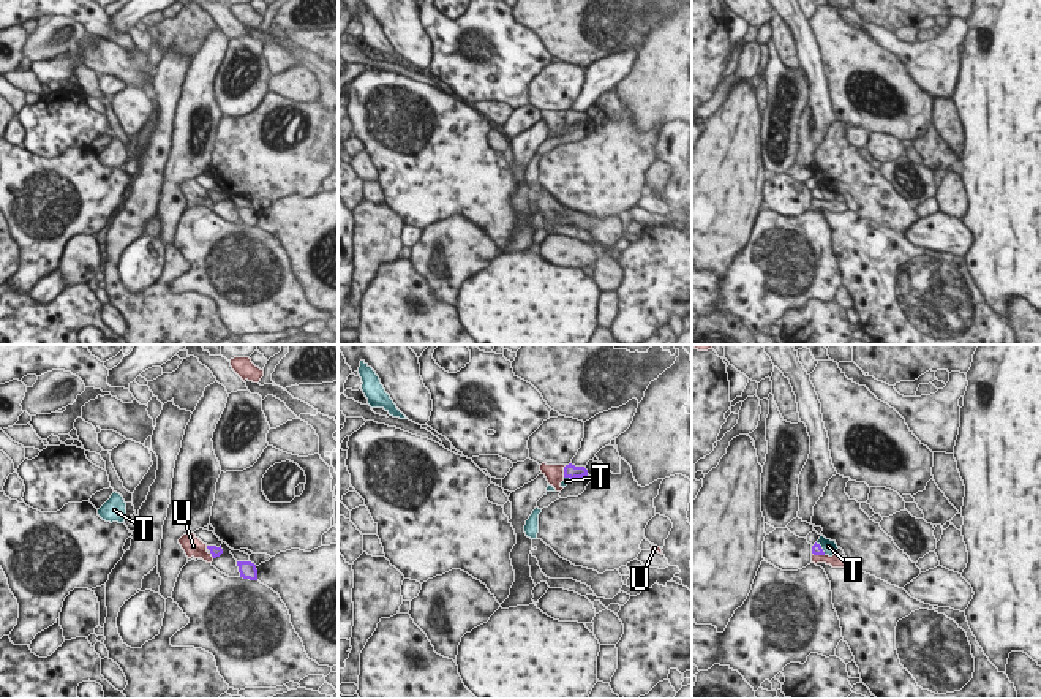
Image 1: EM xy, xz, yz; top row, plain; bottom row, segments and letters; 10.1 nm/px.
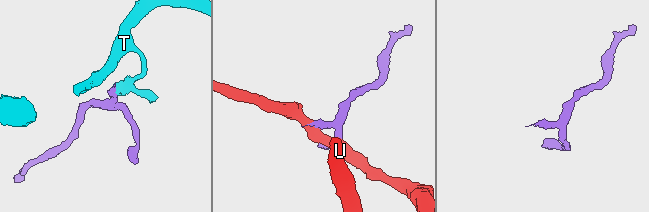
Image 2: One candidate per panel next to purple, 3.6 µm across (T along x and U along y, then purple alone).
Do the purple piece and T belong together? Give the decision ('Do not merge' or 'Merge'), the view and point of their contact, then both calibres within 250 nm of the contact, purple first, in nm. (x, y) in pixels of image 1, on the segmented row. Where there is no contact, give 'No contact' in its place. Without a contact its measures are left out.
Do not merge. Touches purple at yz (820, 547). Thickness 100 nm (purple) against 140 nm.

